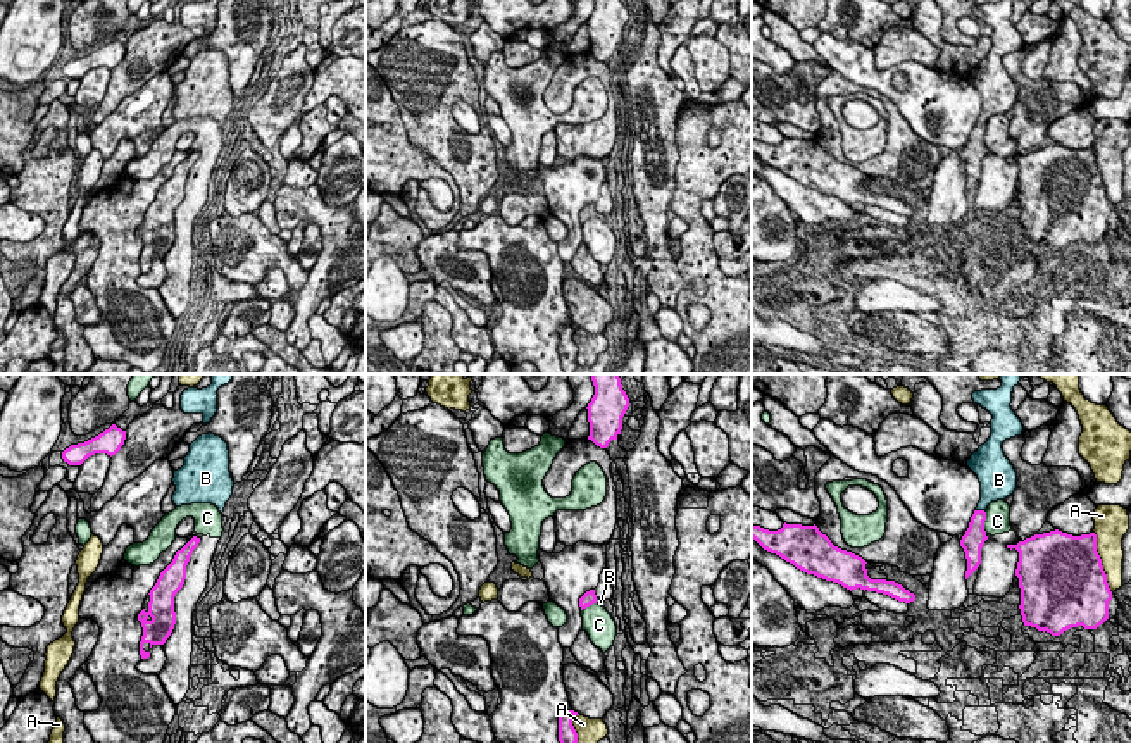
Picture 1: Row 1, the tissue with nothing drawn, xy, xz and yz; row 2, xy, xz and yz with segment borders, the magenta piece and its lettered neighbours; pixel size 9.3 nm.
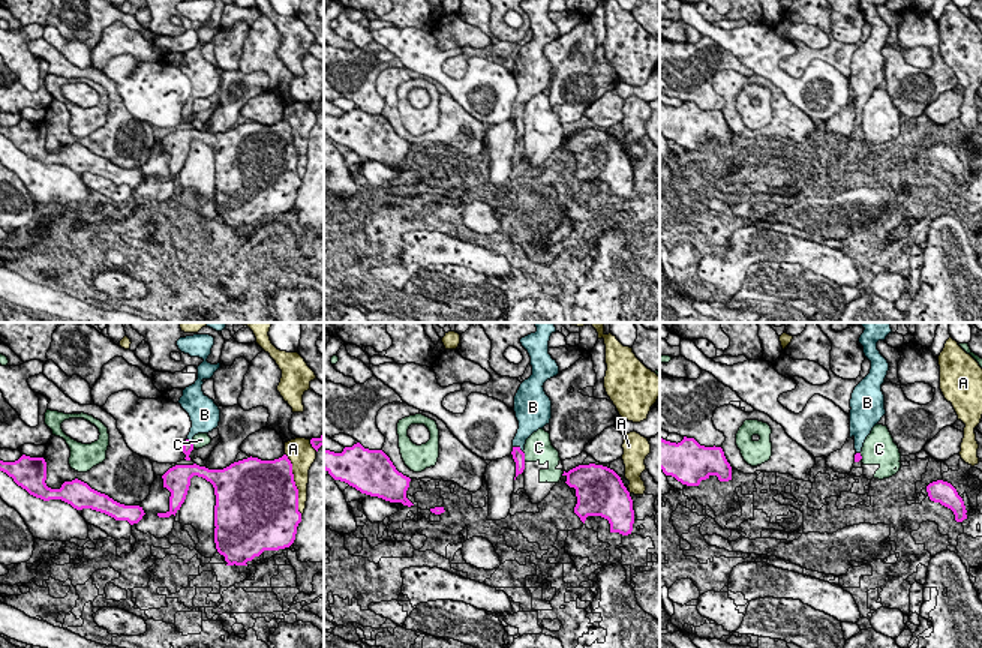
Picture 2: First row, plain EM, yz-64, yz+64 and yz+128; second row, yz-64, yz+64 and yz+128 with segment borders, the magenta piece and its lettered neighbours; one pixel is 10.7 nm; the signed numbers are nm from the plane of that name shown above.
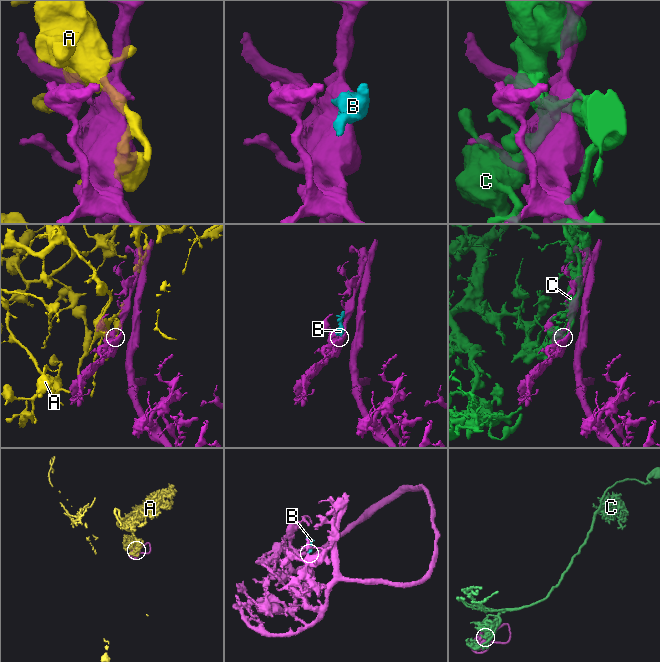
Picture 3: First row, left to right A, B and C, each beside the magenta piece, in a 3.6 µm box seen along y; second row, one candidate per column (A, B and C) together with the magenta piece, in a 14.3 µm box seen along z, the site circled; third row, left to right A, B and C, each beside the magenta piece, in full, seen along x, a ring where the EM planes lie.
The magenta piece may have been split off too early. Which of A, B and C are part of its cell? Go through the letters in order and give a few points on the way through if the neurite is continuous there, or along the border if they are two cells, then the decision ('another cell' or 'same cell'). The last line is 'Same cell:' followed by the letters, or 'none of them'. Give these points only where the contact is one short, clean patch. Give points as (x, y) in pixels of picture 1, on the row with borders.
A: another cell
B: way yz (974, 536), (981, 511), (993, 488); same cell
C: another cell
Same cell: B

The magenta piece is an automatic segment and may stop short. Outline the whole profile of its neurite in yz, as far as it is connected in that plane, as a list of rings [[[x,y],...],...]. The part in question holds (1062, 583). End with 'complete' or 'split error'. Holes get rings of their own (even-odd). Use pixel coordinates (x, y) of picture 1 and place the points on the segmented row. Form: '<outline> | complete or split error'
[[[1055,529],[1007,548],[1019,552],[1015,576],[1024,626],[1060,636],[1078,626],[1097,629],[1109,619],[1112,591],[1095,533],[1072,536]]] | complete

